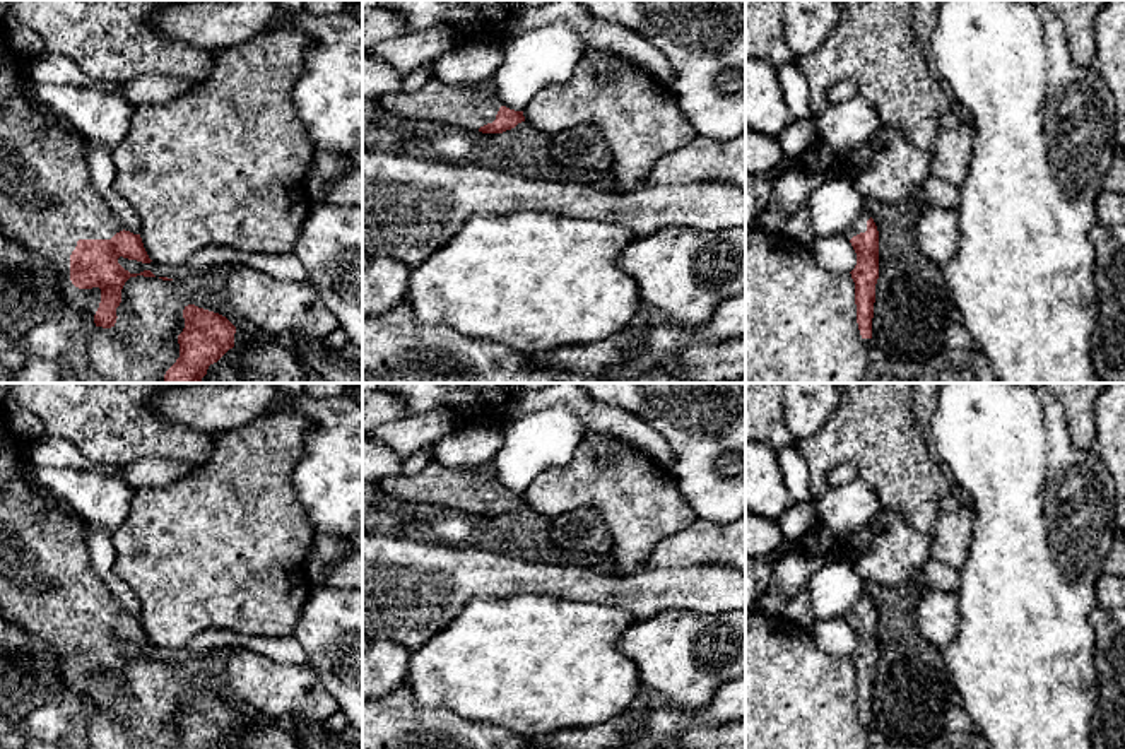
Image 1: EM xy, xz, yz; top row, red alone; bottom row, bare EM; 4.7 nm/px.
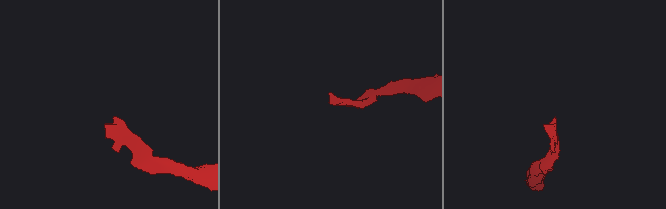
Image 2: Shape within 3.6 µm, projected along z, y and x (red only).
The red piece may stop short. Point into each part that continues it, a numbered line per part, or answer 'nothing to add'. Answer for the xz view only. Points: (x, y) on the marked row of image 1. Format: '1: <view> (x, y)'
1: xz (462, 106)

